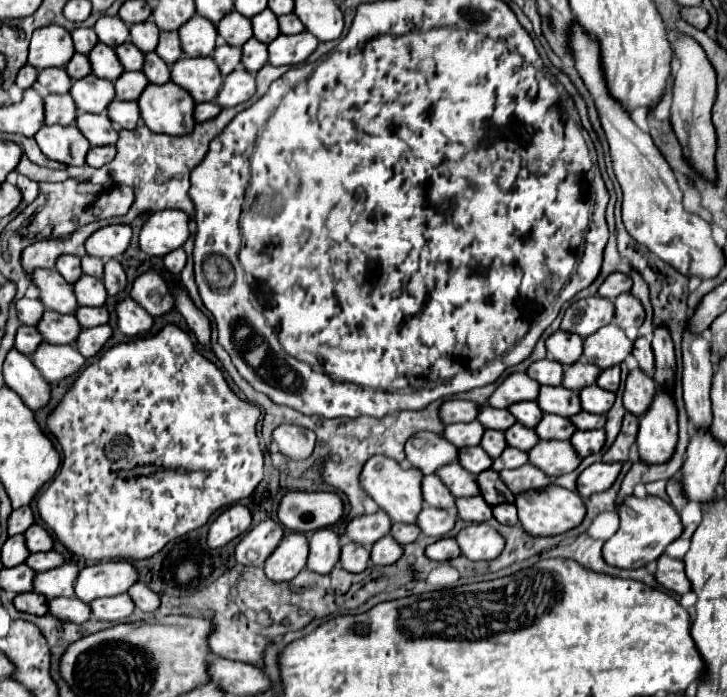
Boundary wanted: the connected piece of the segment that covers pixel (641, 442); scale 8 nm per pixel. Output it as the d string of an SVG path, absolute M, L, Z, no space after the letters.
M657 392L651 408L641 416L637 434L639 460L645 464L665 464L677 446L677 408L667 392Z

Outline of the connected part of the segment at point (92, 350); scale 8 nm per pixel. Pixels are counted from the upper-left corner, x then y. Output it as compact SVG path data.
M99 326L99 328L87 328L81 332L81 336L77 338L77 350L85 356L85 358L93 358L101 352L101 348L107 344L107 340L111 338L113 330L111 326Z

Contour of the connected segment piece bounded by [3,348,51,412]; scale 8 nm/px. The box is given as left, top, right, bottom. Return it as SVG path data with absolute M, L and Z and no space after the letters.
M15 348L7 354L3 366L5 386L19 394L23 404L33 412L45 408L51 400L51 384L43 378L43 374L33 366L29 356L17 352Z

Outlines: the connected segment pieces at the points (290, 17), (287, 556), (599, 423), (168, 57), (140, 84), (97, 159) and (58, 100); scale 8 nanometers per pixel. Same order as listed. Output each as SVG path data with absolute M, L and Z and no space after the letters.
M285 14L279 18L279 26L281 26L281 34L299 34L305 30L303 22L295 16L295 14Z
M291 532L281 540L277 552L273 552L273 556L269 556L269 560L265 562L265 574L269 580L275 582L293 580L305 568L307 556L309 556L307 536Z
M579 412L577 416L571 416L571 422L573 422L579 430L603 428L603 426L605 426L605 420L607 420L605 414L591 414L591 412Z
M161 32L159 46L157 46L155 52L167 62L167 66L173 66L177 62L177 58L183 56L183 48L181 48L181 42L179 42L179 32Z
M123 72L123 76L115 82L117 100L137 100L147 84L149 80L143 72Z
M109 146L109 148L91 148L89 150L89 156L87 156L87 164L93 166L93 168L101 168L105 166L107 162L111 162L115 158L115 146Z
M71 94L47 96L45 98L45 124L63 124L69 126L77 118L77 106Z

